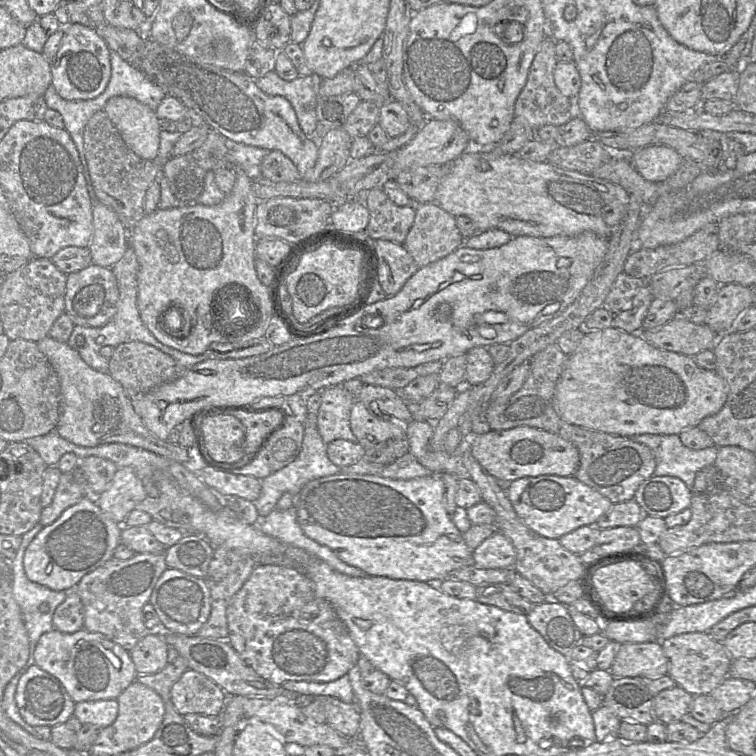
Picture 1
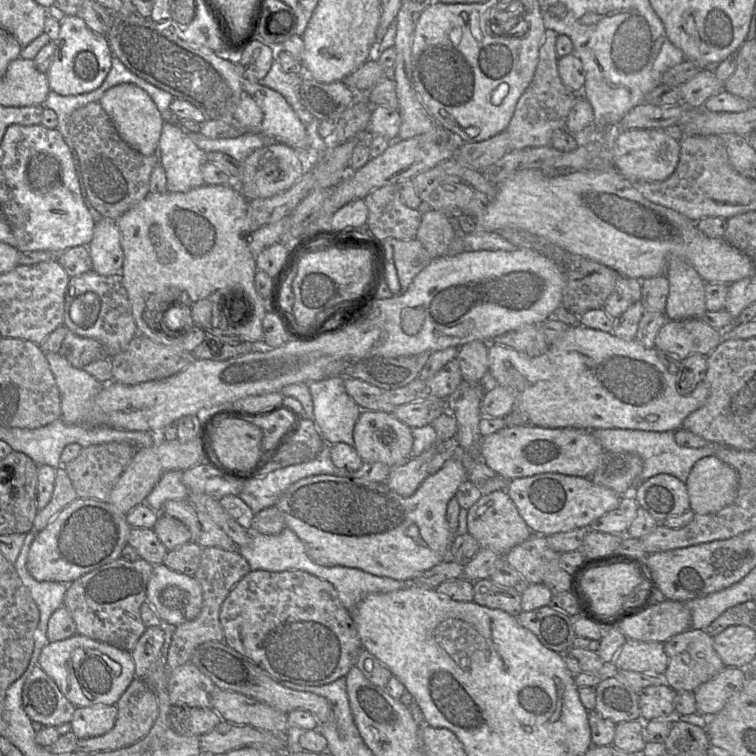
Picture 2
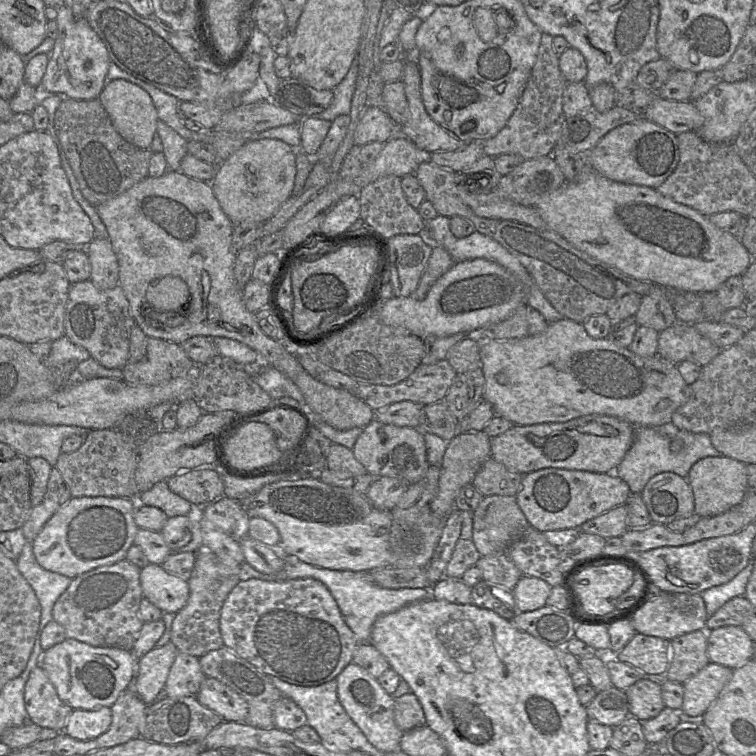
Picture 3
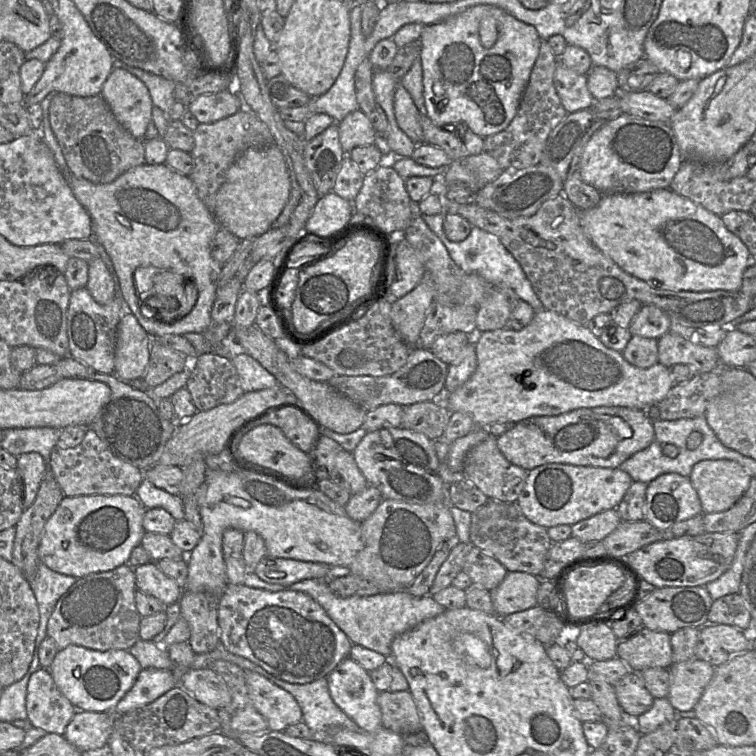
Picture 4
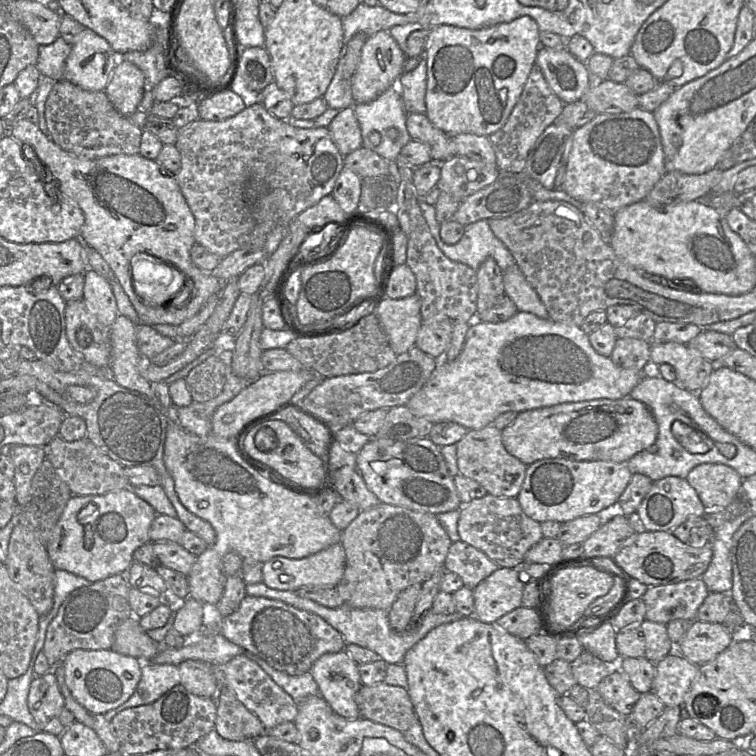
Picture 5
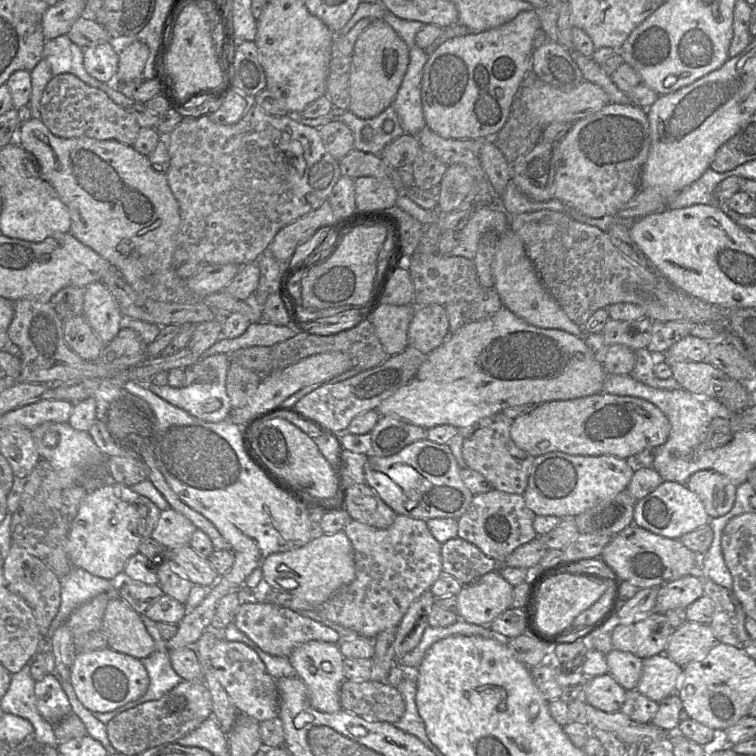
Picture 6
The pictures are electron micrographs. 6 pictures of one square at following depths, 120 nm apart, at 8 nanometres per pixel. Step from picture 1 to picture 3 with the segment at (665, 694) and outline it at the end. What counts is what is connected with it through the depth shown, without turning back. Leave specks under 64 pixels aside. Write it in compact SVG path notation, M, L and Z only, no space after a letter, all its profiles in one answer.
M642 678L625 689L629 701L629 712L638 720L656 717L665 707L661 694L661 678Z

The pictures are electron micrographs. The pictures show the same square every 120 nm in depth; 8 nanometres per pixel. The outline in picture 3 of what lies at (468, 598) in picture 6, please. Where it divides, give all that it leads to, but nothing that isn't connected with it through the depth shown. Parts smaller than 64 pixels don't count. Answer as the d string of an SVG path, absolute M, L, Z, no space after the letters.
M523 575L512 590L518 612L534 611L545 606L551 588L541 578Z

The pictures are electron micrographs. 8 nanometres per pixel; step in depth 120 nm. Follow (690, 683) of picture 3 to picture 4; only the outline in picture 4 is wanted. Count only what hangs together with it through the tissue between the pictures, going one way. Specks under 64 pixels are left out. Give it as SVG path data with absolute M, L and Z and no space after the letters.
M699 659L673 663L668 668L670 689L667 699L676 711L688 711L695 707L713 676L714 668Z

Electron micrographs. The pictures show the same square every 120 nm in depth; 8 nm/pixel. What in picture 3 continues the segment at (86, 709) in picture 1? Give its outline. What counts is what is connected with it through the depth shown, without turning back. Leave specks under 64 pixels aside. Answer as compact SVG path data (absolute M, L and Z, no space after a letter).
M111 707L93 710L75 709L69 715L63 732L74 739L91 740L105 733L111 722Z

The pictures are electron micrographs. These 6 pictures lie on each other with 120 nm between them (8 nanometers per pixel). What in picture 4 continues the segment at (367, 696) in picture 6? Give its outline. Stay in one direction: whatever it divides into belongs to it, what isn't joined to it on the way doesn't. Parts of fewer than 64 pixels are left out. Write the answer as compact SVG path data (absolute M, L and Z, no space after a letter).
M409 691L379 692L377 703L381 710L383 728L403 737L422 730L418 709Z

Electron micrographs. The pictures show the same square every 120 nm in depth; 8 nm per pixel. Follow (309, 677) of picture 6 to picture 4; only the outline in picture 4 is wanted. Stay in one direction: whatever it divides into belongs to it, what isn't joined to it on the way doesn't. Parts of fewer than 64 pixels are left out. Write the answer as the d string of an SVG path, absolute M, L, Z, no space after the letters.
M347 657L326 678L331 698L335 704L361 729L374 732L382 727L381 710L377 703L379 692L368 671Z

